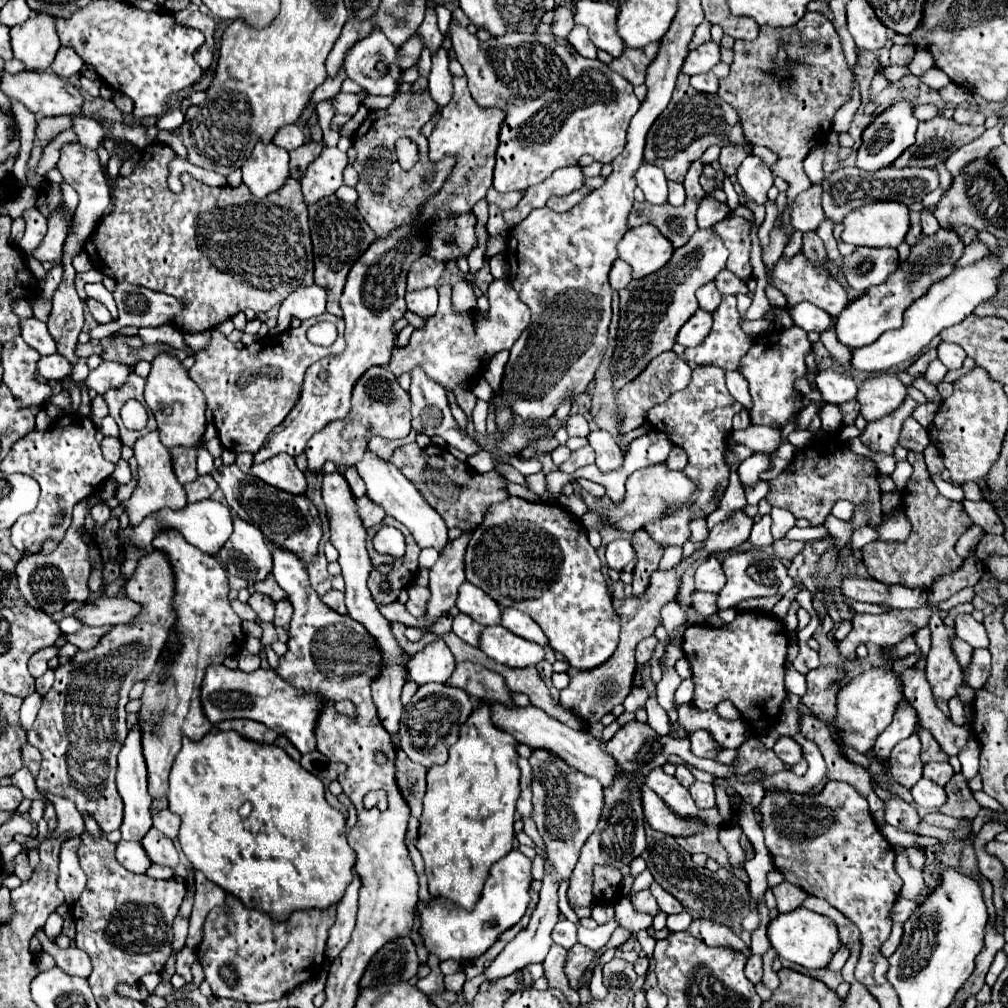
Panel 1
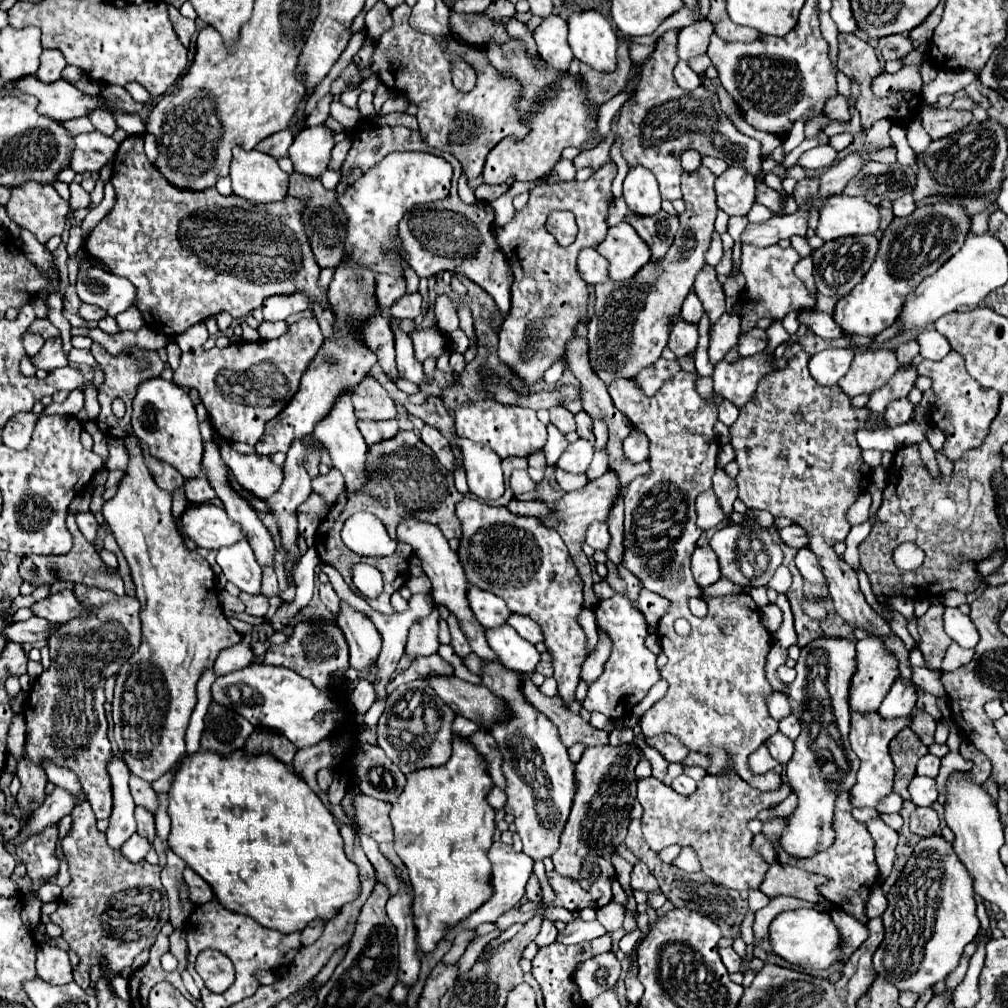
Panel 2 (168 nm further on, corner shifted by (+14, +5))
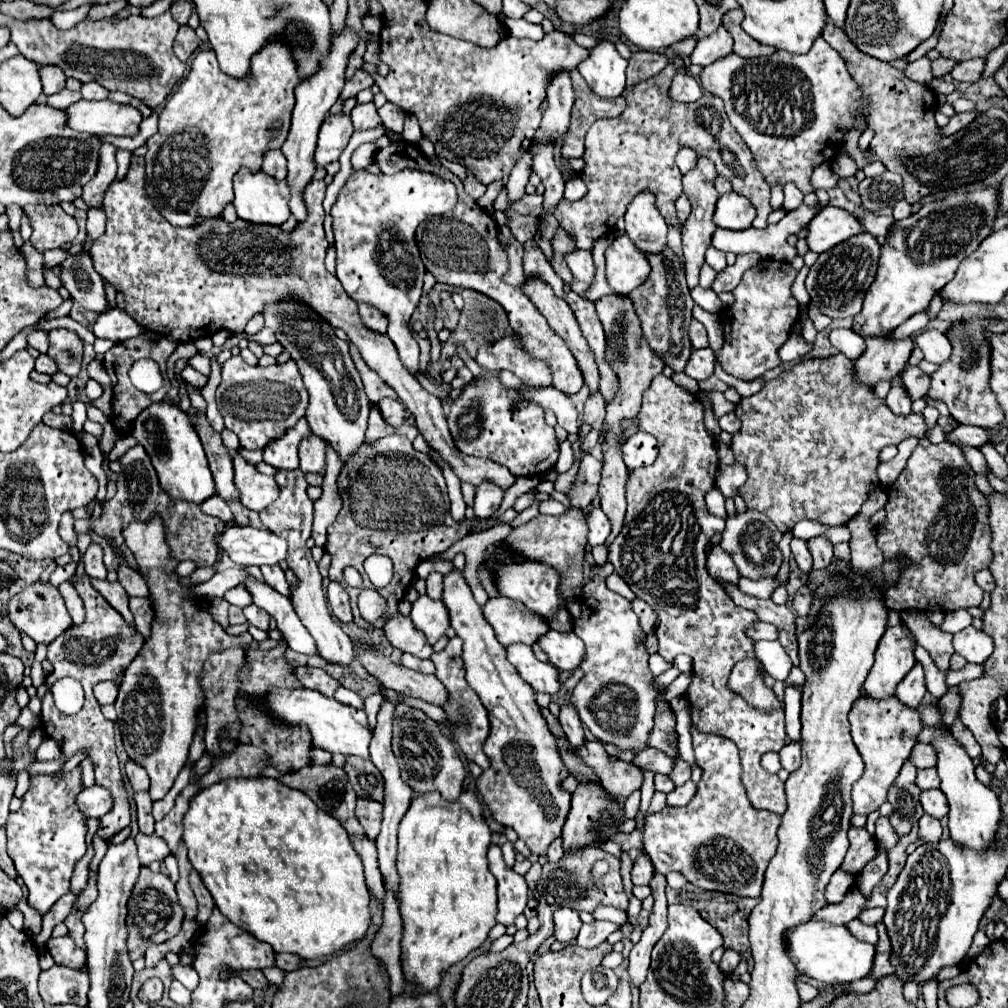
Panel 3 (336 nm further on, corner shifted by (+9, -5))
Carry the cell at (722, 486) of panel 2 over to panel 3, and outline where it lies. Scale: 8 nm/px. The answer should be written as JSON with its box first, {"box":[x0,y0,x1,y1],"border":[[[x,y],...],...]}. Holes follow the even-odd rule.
{"box":[715,462,747,496],"border":[[[735,462],[731,466],[721,466],[715,478],[715,486],[721,490],[723,496],[735,496],[739,492],[739,486],[743,486],[747,480],[747,470],[743,464]]]}

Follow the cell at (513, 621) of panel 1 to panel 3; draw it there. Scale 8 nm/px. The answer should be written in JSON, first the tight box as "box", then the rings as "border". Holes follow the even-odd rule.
{"box":[537,630,585,672],"border":[[[549,630],[543,638],[539,638],[537,644],[547,652],[551,664],[559,670],[573,672],[585,658],[585,644],[573,632]]]}

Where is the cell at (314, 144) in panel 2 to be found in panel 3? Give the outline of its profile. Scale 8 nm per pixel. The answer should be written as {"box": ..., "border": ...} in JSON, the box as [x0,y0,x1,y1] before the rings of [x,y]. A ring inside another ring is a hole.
{"box":[315,114,353,166],"border":[[[329,114],[319,130],[319,144],[315,152],[315,164],[327,166],[337,160],[345,150],[349,138],[353,134],[353,124],[347,114]]]}

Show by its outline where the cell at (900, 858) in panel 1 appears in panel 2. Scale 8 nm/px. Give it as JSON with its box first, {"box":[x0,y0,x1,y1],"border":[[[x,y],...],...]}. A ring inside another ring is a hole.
{"box":[866,820,898,880],"border":[[[872,820],[866,824],[866,828],[870,830],[874,842],[876,842],[876,862],[880,866],[880,874],[882,880],[886,880],[894,868],[894,860],[896,860],[896,844],[898,844],[898,834],[888,828],[882,820]]]}

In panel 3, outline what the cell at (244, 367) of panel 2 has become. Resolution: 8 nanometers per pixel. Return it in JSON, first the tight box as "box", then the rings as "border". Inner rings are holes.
{"box":[217,356,307,450],"border":[[[231,356],[223,364],[223,380],[217,388],[217,408],[225,420],[225,428],[233,430],[241,446],[247,450],[263,450],[271,440],[293,428],[307,410],[307,390],[295,362],[273,364],[267,368],[249,366],[241,356]]]}

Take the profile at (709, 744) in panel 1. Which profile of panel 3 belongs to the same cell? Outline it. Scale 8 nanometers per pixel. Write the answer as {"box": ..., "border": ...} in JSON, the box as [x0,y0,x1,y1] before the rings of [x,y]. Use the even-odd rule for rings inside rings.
{"box":[631,748,673,774],"border":[[[647,748],[647,752],[639,752],[631,764],[635,764],[641,770],[649,770],[653,774],[669,774],[673,768],[673,760],[669,756],[663,756],[663,752],[655,752],[655,748]]]}

